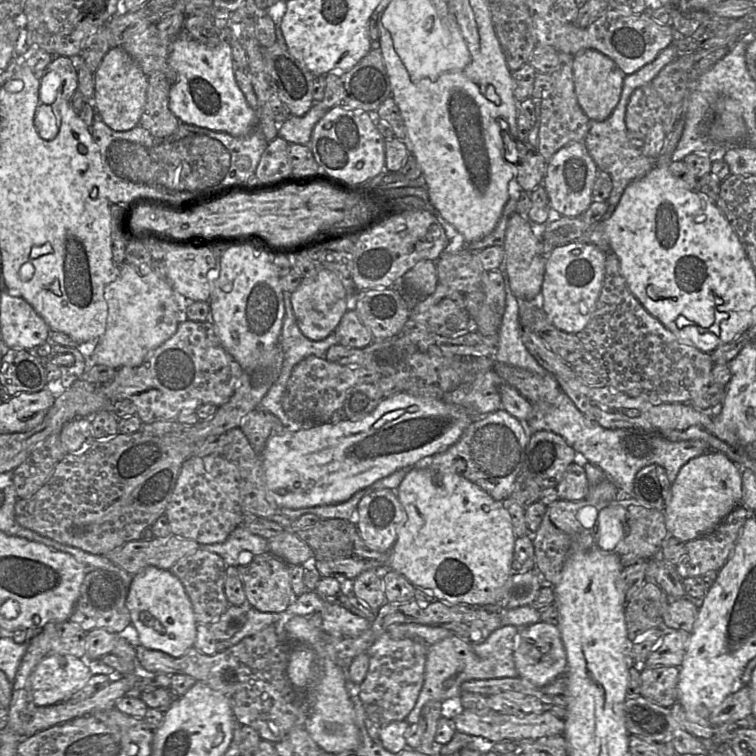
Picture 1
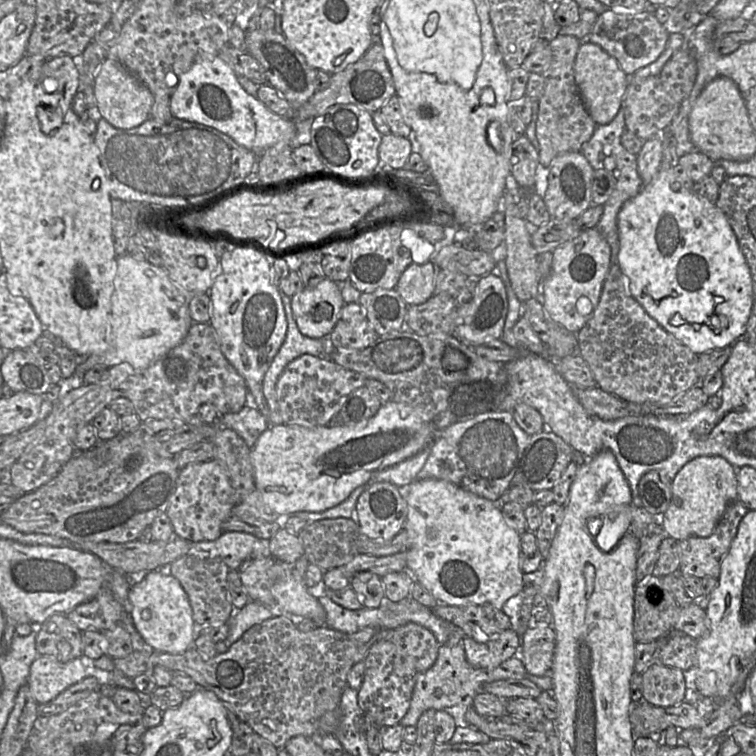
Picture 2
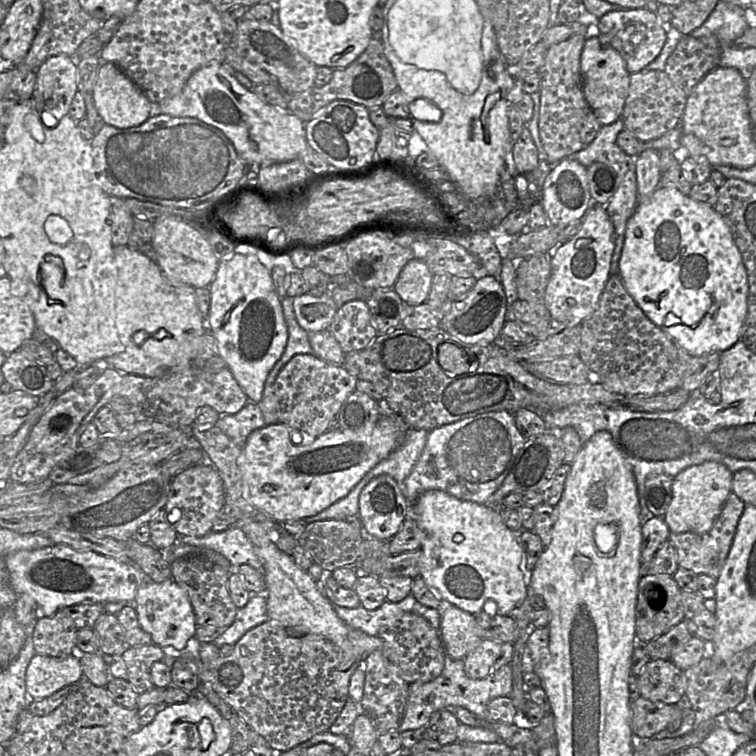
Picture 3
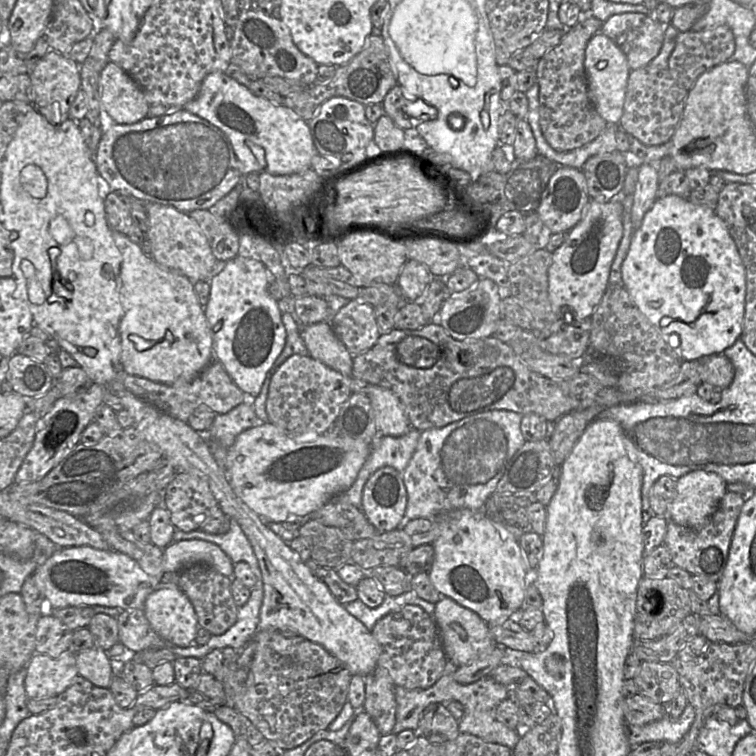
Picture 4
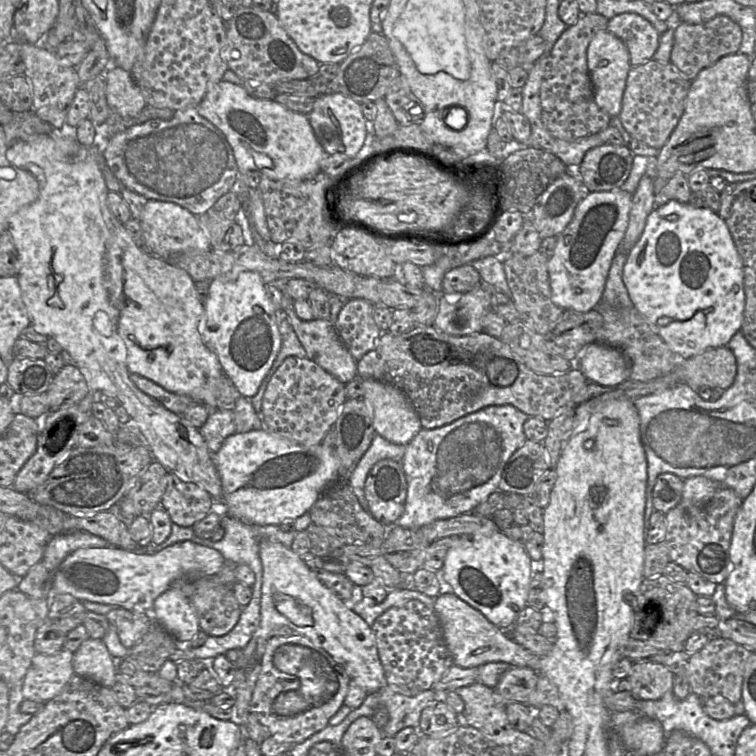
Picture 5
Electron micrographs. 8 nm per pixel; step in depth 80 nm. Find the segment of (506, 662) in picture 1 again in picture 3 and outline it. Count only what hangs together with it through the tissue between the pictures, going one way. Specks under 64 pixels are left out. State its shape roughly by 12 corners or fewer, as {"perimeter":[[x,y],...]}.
{"perimeter":[[446,654],[429,682],[409,685],[398,731],[421,731],[435,711],[463,707],[491,721],[488,703],[510,696],[512,669],[471,679]]}

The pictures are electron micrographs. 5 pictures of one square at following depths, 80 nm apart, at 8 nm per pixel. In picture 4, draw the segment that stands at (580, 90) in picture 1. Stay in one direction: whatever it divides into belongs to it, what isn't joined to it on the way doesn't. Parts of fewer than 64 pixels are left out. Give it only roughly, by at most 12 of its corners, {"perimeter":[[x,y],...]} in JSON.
{"perimeter":[[598,32],[587,44],[588,95],[619,124],[631,71],[626,55]]}

